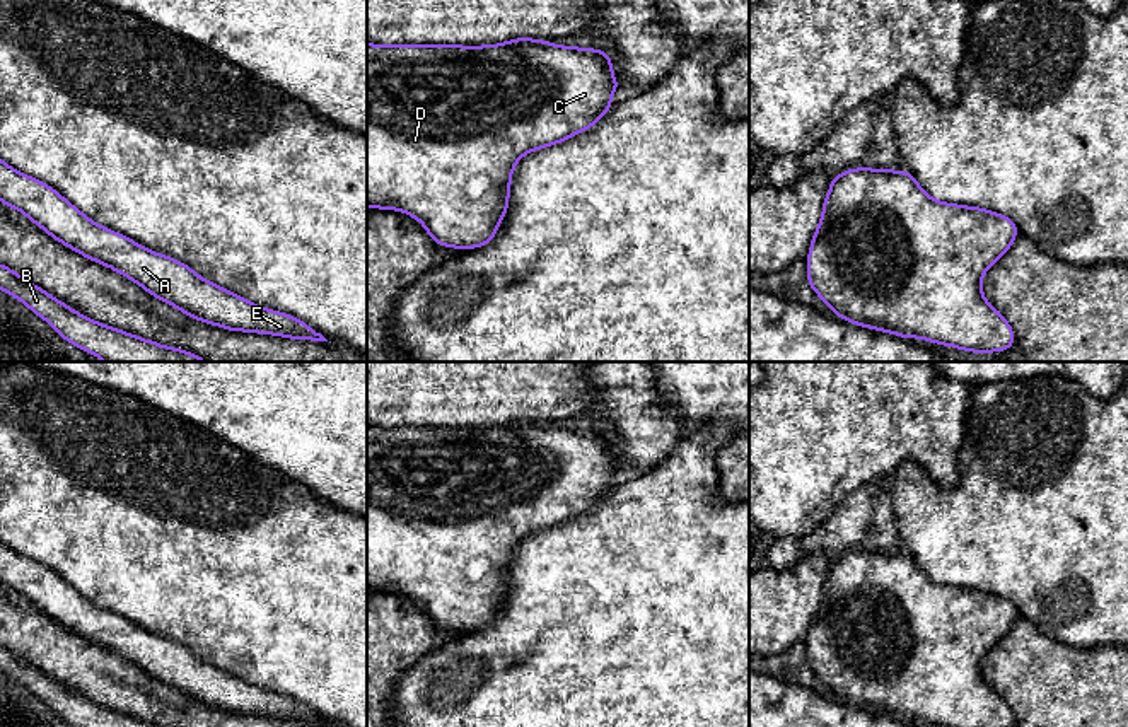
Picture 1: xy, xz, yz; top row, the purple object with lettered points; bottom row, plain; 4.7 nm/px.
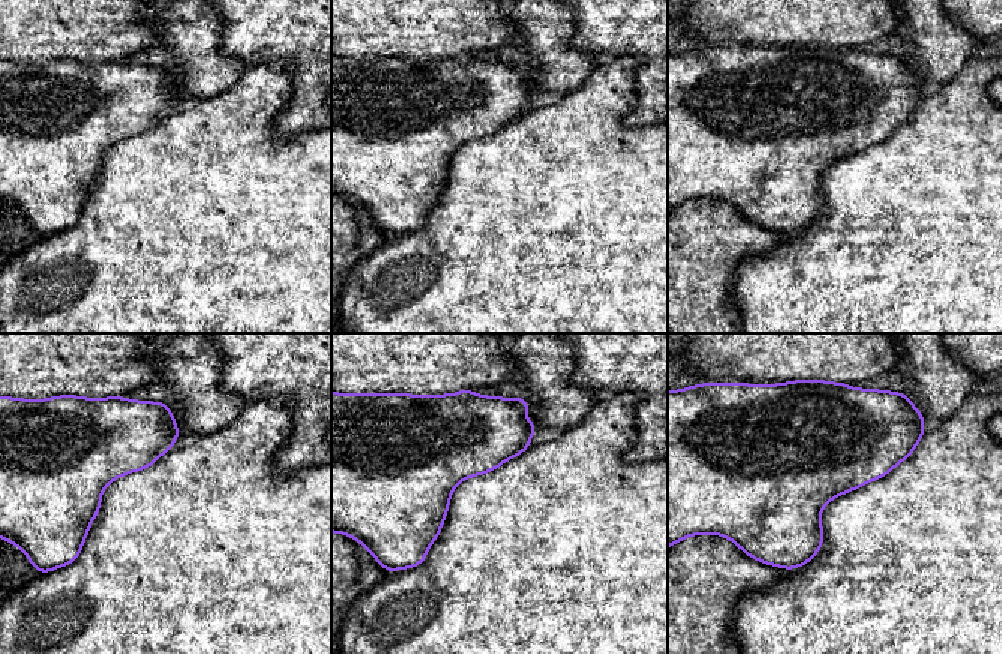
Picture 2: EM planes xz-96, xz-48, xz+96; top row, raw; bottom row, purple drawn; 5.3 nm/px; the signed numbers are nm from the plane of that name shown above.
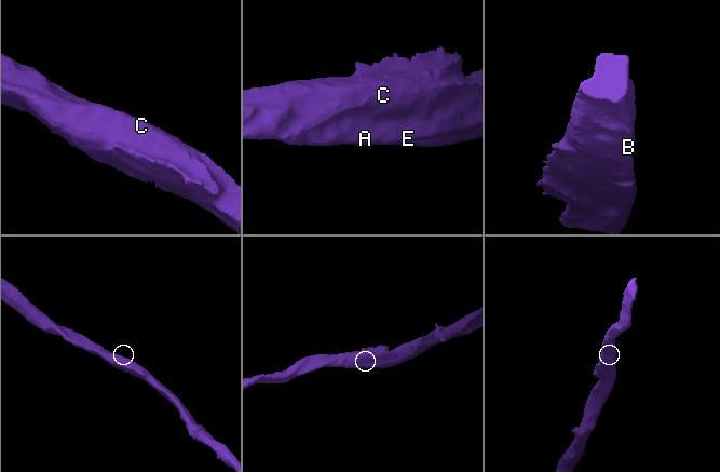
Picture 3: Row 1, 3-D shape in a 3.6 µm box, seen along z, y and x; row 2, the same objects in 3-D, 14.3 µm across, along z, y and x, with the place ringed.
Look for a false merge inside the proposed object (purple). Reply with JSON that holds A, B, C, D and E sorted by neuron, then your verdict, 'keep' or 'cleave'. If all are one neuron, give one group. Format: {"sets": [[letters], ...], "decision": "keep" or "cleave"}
{"sets": [["A", "B", "C", "D", "E"]], "decision": "keep"}

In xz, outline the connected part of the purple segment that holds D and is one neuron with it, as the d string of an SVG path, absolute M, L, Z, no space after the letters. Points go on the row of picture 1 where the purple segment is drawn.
M517 38L490 46L454 46L454 44L369 44L367 43L367 208L399 210L420 220L428 236L444 247L473 249L486 246L495 237L502 217L509 208L510 177L517 160L538 148L565 142L570 137L589 130L611 108L611 94L621 84L613 77L611 56L608 51L592 48L556 46L549 41Z

